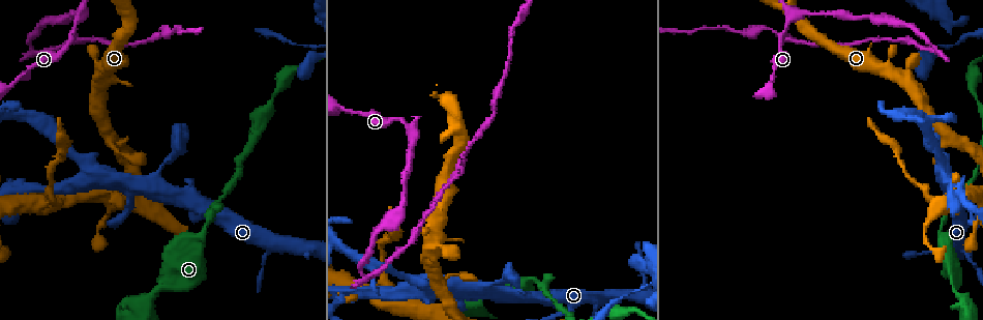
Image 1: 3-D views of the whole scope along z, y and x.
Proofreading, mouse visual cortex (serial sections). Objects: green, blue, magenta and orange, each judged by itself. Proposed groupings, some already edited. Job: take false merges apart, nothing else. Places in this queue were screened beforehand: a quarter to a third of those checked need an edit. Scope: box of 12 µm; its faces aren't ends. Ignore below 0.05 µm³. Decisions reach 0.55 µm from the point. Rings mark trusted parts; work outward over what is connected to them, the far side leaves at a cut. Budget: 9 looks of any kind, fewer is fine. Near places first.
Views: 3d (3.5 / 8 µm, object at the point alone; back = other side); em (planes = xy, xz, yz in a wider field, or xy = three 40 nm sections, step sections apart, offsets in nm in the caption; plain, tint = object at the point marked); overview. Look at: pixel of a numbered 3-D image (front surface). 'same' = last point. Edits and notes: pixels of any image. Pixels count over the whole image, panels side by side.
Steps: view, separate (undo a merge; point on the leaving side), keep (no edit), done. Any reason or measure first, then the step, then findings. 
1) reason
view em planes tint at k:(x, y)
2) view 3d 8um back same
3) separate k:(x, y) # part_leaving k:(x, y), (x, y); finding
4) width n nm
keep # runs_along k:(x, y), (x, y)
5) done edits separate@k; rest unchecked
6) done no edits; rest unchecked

a fork
view 3d 8um at 1:(390, 301)

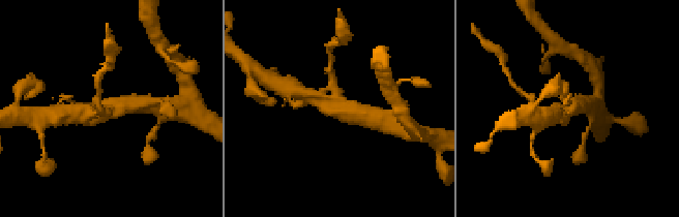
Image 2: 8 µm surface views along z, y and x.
view 3d 3.5um at 2:(338, 102)

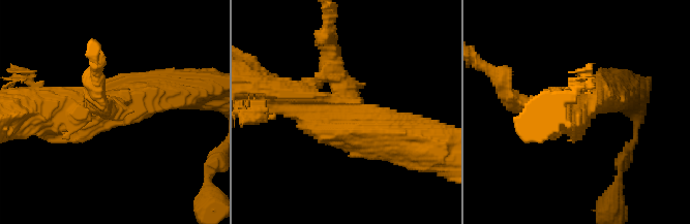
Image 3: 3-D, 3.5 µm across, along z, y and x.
need the tissue
view em xy step 1 tint at 3:(347, 112)

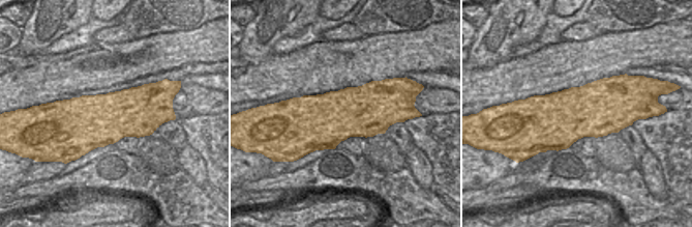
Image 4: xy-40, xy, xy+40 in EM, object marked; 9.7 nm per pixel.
separate 3:(507, 93) # two cells meet here

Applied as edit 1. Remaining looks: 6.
redraw
view overview

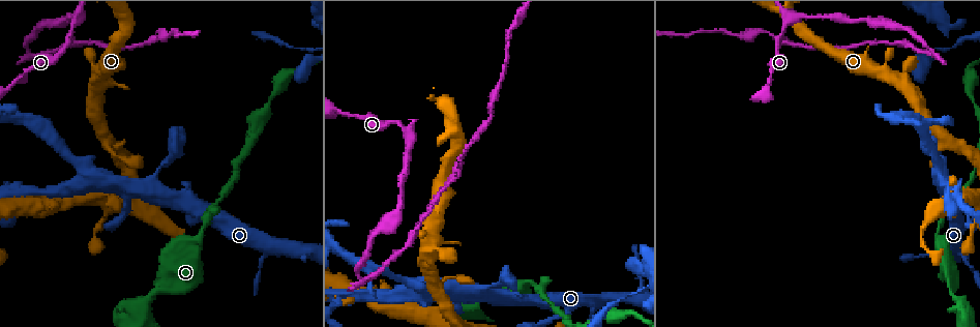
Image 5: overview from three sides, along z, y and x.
sudden change in width
view 3d 3.5um at 5:(119, 158)

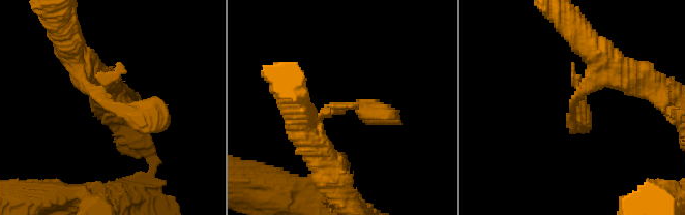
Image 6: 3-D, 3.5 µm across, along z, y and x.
view em xy step 5 tint at 6:(115, 106)

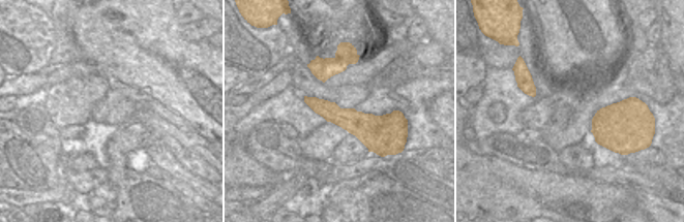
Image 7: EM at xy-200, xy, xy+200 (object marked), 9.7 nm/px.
keep # runs_along 6:(78, 61), (87, 90), (167, 122); continuous, no second cell

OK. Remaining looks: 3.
abrupt turn
view 3d 3.5um at 5:(79, 20)

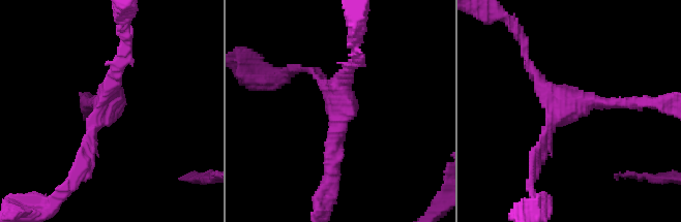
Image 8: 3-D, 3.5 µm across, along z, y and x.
arms 3; arm_widths 100, 200, 200 nm
view em xy step 5 tint at 8:(337, 101)

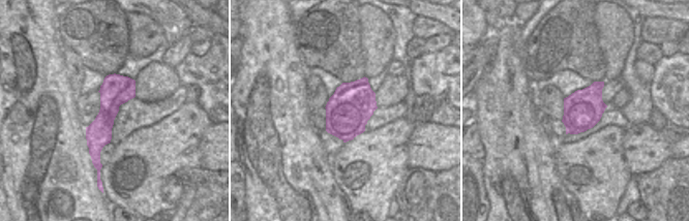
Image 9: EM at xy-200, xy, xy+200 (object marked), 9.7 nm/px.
keep # runs_along 8:(533, 165), (564, 107), (633, 101); all the same cell

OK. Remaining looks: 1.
done edits separate@3; rest unchecked

